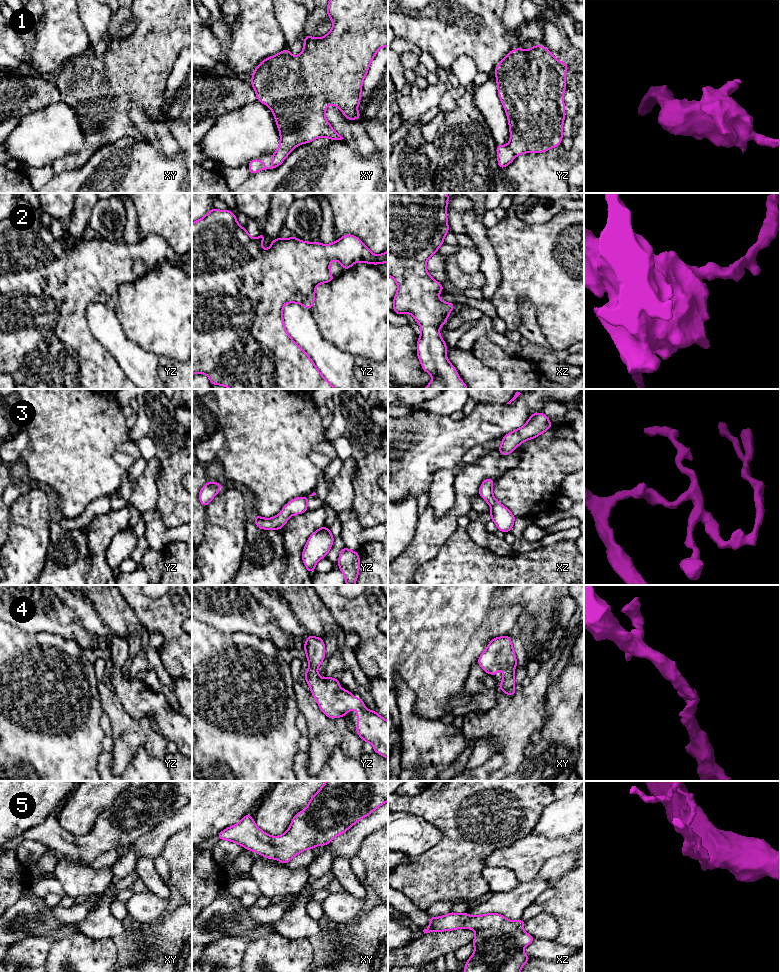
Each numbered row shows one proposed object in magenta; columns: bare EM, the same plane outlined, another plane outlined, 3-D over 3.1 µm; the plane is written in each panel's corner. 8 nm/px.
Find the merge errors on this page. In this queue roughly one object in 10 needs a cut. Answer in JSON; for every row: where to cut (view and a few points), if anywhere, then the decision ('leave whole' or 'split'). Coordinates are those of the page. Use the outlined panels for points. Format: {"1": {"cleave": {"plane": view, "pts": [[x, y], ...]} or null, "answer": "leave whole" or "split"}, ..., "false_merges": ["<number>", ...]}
{"1": {"cleave": null, "answer": "leave whole"}, "2": {"cleave": null, "answer": "leave whole"}, "3": {"cleave": null, "answer": "leave whole"}, "4": {"cleave": null, "answer": "leave whole"}, "5": {"cleave": null, "answer": "leave whole"}, "false_merges": []}

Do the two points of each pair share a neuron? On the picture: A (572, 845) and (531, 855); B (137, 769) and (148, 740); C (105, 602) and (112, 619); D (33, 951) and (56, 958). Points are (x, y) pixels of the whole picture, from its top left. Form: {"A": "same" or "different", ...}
{"A": "same", "B": "different", "C": "same", "D": "different"}

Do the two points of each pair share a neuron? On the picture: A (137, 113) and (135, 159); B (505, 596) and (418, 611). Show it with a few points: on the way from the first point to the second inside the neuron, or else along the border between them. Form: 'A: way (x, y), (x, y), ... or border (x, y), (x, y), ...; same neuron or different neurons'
A: border (147, 139), (165, 154); different neurons
B: border (493, 595), (493, 603), (496, 606), (517, 604); different neurons

